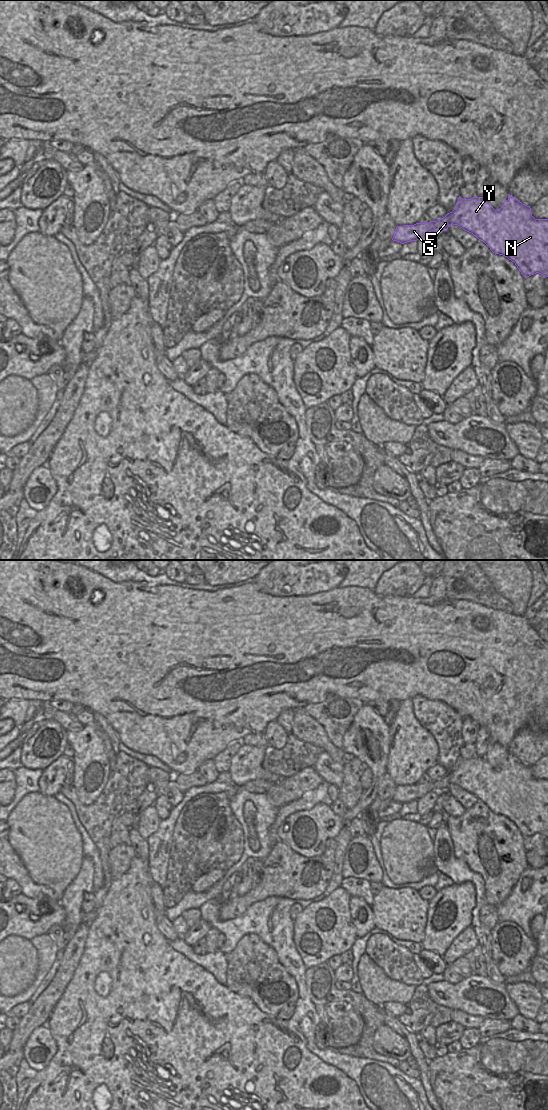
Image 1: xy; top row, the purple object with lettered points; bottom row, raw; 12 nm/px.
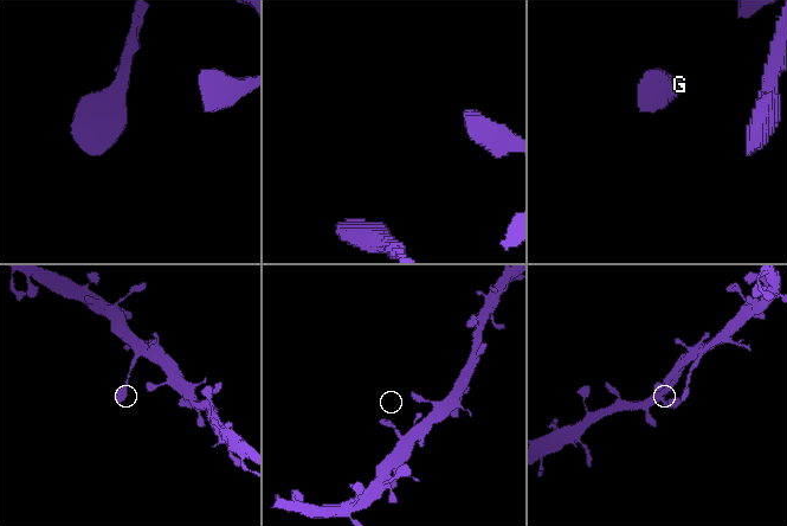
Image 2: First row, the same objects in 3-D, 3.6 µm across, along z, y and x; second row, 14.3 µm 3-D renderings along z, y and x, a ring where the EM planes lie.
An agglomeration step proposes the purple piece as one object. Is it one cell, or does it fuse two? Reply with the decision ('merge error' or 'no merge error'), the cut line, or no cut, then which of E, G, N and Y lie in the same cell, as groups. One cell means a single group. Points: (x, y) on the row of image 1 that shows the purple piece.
no merge error; no cut; E G N Y

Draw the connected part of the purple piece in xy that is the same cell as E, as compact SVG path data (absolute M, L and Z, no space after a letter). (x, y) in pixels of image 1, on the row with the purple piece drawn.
M510 194L499 210L495 210L487 202L486 197L476 196L463 199L459 196L454 210L442 219L397 226L392 240L402 244L417 241L431 231L447 231L451 224L458 225L473 234L483 241L493 253L503 255L514 262L524 277L536 273L548 277L548 219L535 219L530 206L523 204Z

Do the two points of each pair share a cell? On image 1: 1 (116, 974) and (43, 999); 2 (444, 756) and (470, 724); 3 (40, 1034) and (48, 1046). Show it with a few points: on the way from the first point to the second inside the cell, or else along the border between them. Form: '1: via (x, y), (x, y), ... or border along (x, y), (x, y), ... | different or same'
1: border along (75, 971), (51, 1012) | different
2: border along (463, 718), (462, 741) | different
3: via (41, 1037), (45, 1043) | same

